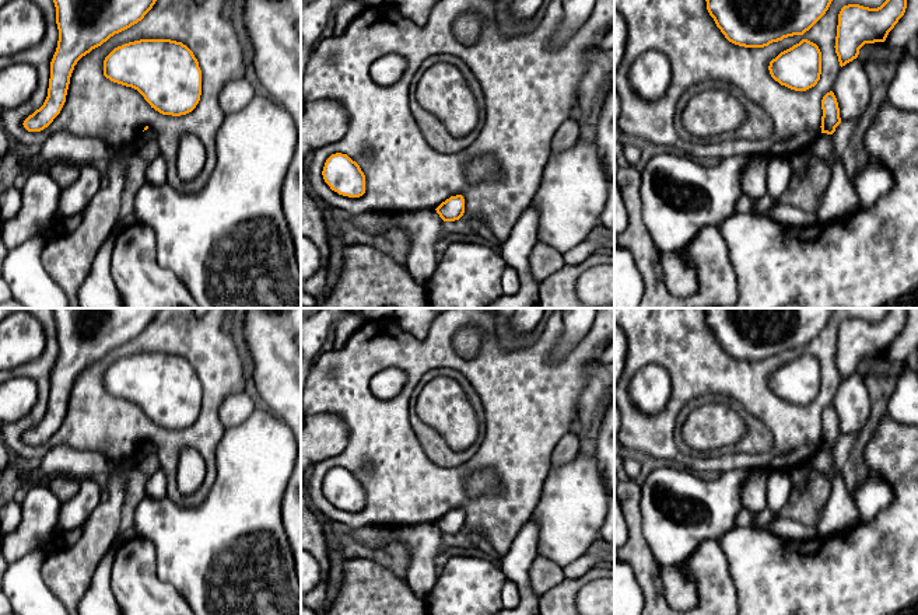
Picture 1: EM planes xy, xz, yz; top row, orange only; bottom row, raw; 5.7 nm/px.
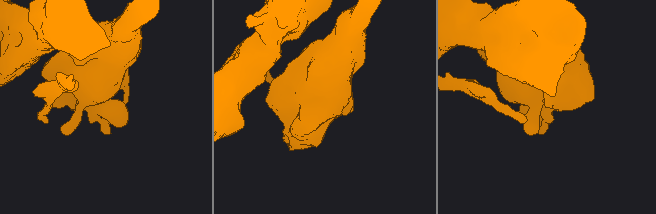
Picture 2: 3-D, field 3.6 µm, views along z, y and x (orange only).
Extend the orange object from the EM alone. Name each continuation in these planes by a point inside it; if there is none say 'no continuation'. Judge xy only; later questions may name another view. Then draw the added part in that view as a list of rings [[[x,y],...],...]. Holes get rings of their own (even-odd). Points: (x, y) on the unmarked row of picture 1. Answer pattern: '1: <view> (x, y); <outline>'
no continuation

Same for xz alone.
no continuation

